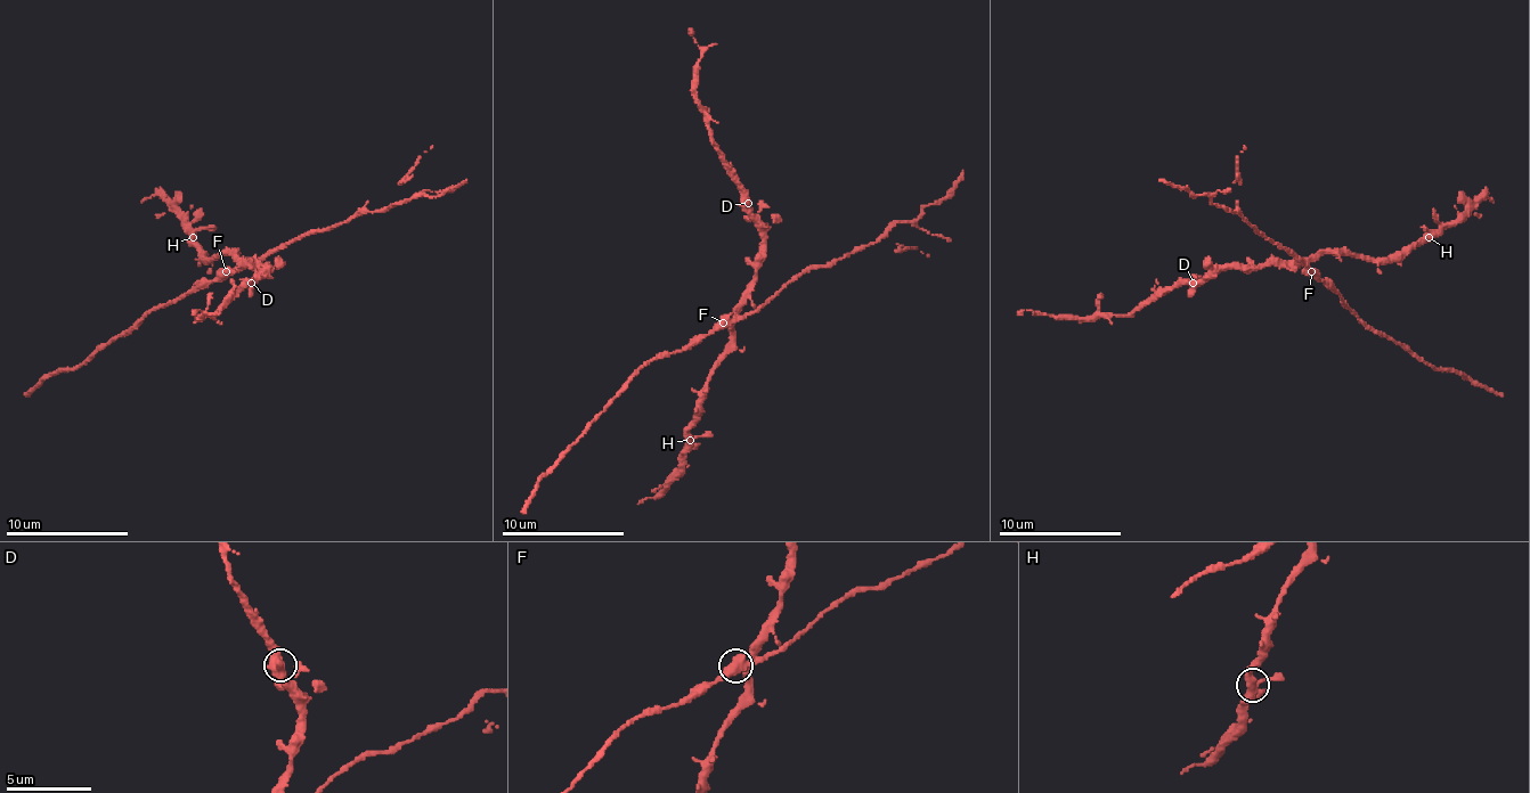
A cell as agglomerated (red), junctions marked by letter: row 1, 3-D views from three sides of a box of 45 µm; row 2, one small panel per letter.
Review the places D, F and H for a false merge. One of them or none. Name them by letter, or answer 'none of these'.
F

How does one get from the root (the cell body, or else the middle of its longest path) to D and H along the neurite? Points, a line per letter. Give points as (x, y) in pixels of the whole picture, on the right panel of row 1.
D: (1300, 268), (1233, 264), (1193, 283)
H: (1300, 268), (1316, 261), (1325, 252), (1356, 252), (1365, 259), (1389, 259), (1408, 252), (1429, 237)

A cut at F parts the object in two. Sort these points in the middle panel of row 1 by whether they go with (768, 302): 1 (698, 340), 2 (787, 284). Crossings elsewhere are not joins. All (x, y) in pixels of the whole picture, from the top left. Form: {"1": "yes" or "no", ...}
{"1": "yes", "2": "yes"}

